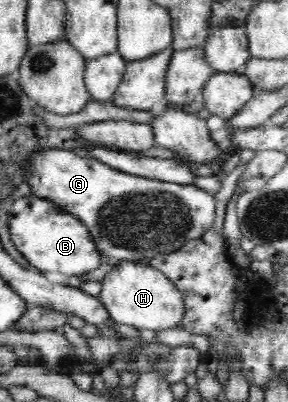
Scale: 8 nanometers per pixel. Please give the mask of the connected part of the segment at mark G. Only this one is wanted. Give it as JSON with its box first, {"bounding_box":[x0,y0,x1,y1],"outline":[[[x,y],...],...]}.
{"bounding_box":[25,150,215,262],"outline":[[[43,150],[35,153],[32,160],[25,162],[25,183],[29,185],[31,194],[41,197],[42,199],[50,200],[52,203],[57,203],[65,211],[77,216],[79,220],[88,228],[91,237],[96,243],[96,248],[103,257],[110,258],[112,262],[118,260],[143,260],[150,259],[155,256],[164,253],[173,253],[180,248],[181,245],[186,244],[190,240],[196,240],[203,236],[203,232],[207,232],[213,226],[213,220],[215,220],[215,197],[213,193],[209,193],[201,188],[197,188],[195,185],[181,185],[171,182],[154,180],[150,177],[136,176],[130,173],[119,171],[107,167],[107,164],[100,162],[97,158],[87,158],[84,154],[79,154],[74,150]]]}

